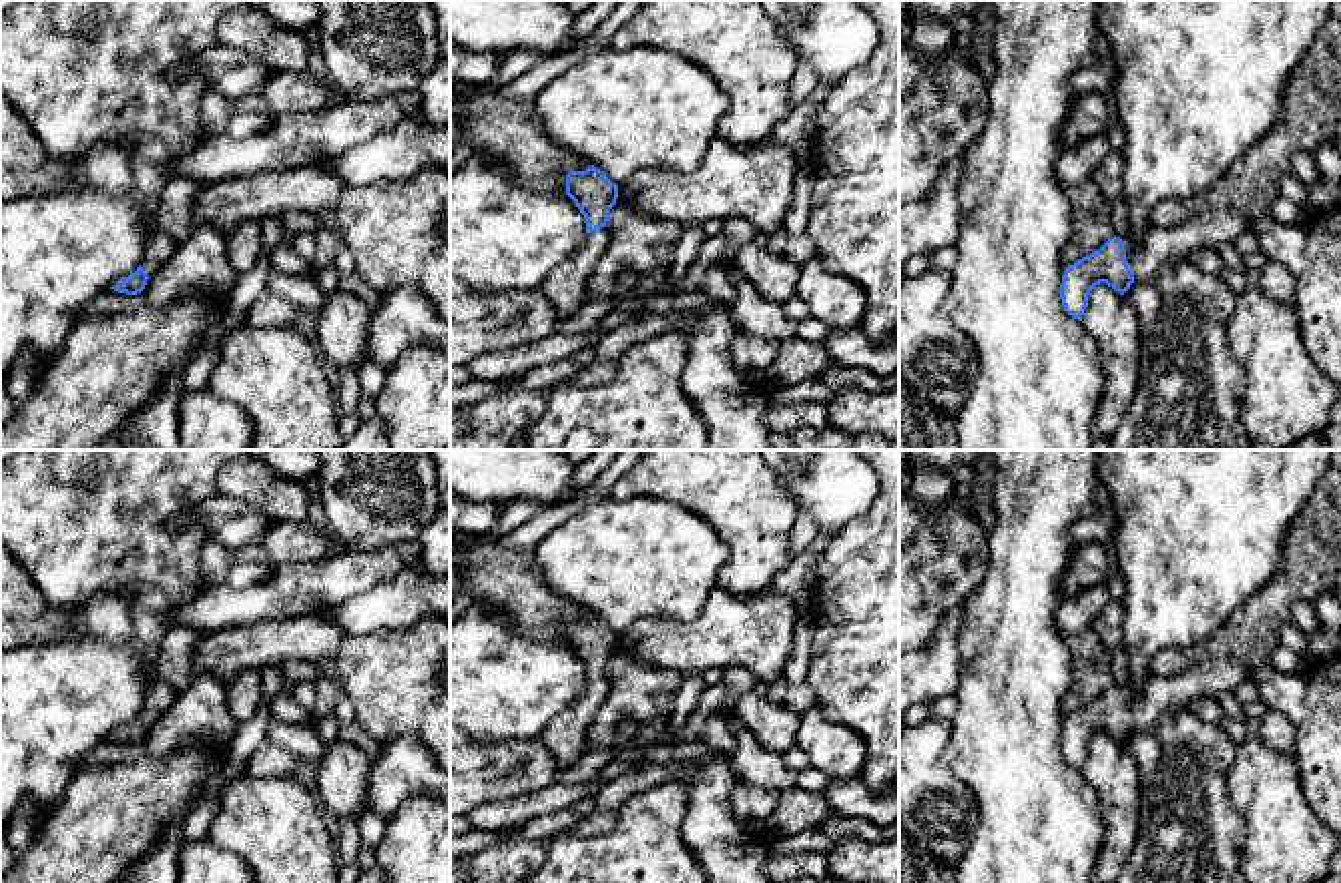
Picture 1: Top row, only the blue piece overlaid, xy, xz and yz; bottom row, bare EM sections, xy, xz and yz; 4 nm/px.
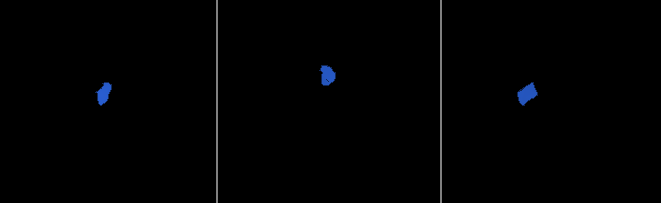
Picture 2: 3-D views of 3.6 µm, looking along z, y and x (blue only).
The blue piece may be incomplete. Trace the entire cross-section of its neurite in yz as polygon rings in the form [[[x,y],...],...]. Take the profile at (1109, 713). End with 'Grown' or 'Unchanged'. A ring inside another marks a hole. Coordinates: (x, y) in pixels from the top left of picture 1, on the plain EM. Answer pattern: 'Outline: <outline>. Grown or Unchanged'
Outline: [[[1206,658],[1182,674],[1150,678],[1138,696],[1128,686],[1114,684],[1100,698],[1064,718],[1062,757],[1082,771],[1088,745],[1096,734],[1106,732],[1124,745],[1134,730],[1154,730],[1166,716],[1188,712],[1196,698],[1219,700],[1233,694],[1247,678],[1253,678],[1253,670],[1239,660]]]. Grown

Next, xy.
Outline: [[[151,680],[145,692],[145,704],[137,720],[120,728],[112,739],[137,745],[145,739],[149,726],[175,702],[177,692],[165,680]]]. Grown

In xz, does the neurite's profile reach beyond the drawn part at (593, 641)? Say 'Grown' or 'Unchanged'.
Grown

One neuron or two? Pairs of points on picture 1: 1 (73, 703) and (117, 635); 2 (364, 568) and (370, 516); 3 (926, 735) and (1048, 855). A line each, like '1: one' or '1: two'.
1: two
2: two
3: two

